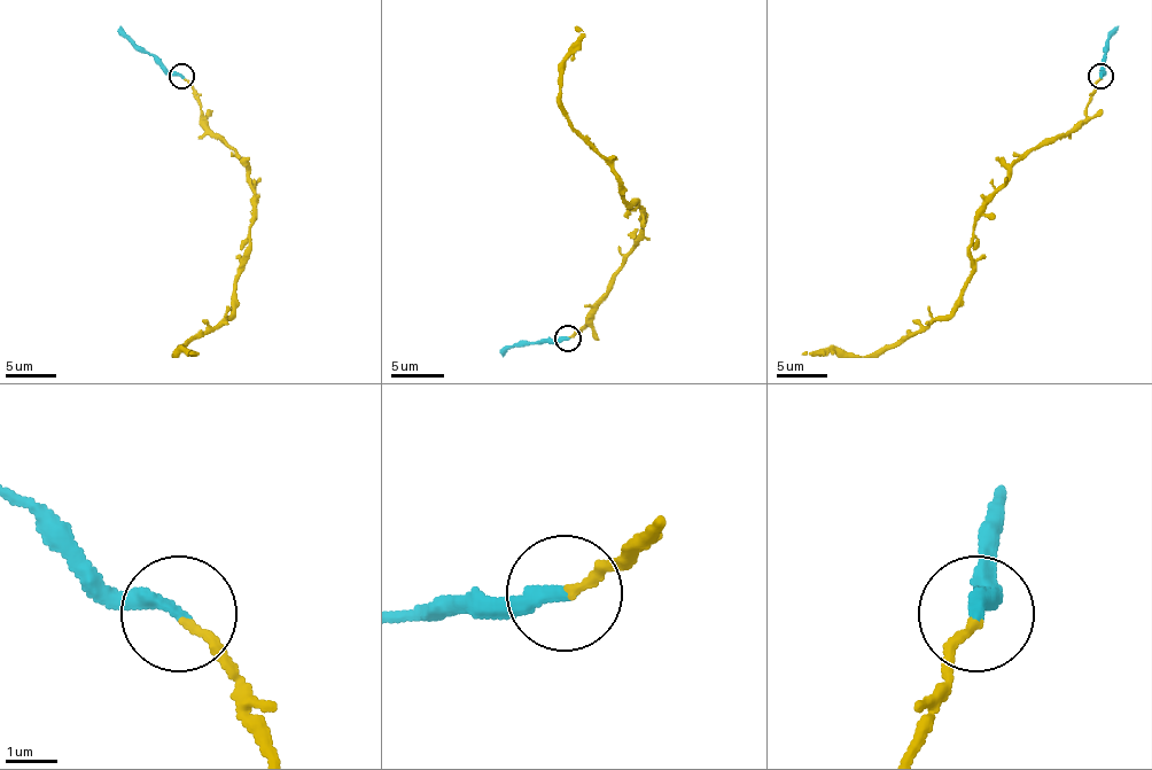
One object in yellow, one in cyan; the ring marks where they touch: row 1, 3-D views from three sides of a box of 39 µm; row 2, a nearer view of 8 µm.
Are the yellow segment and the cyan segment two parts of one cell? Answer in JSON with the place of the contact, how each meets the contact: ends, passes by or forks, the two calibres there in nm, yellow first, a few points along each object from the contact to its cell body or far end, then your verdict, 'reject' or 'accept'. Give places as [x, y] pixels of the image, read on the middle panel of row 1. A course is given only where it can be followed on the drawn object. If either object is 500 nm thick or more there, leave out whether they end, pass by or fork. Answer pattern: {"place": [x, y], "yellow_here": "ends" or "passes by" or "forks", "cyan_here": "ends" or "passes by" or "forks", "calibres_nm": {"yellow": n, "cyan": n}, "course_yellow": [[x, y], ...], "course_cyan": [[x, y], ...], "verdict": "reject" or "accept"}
{"place": [567, 337], "yellow_here": "ends", "cyan_here": "ends", "calibres_nm": {"yellow": 160, "cyan": 320}, "course_yellow": [[568, 339], [641, 231], [639, 207], [560, 99], [576, 25]], "course_cyan": [[568, 339], [523, 341], [501, 357]], "verdict": "accept"}

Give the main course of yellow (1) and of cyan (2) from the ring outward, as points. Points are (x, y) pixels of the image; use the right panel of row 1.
1: (1102, 78), (1086, 116), (1033, 146), (975, 222), (970, 275), (963, 301), (948, 316), (872, 356), (801, 354)
2: (1102, 76), (1104, 48), (1119, 25)

